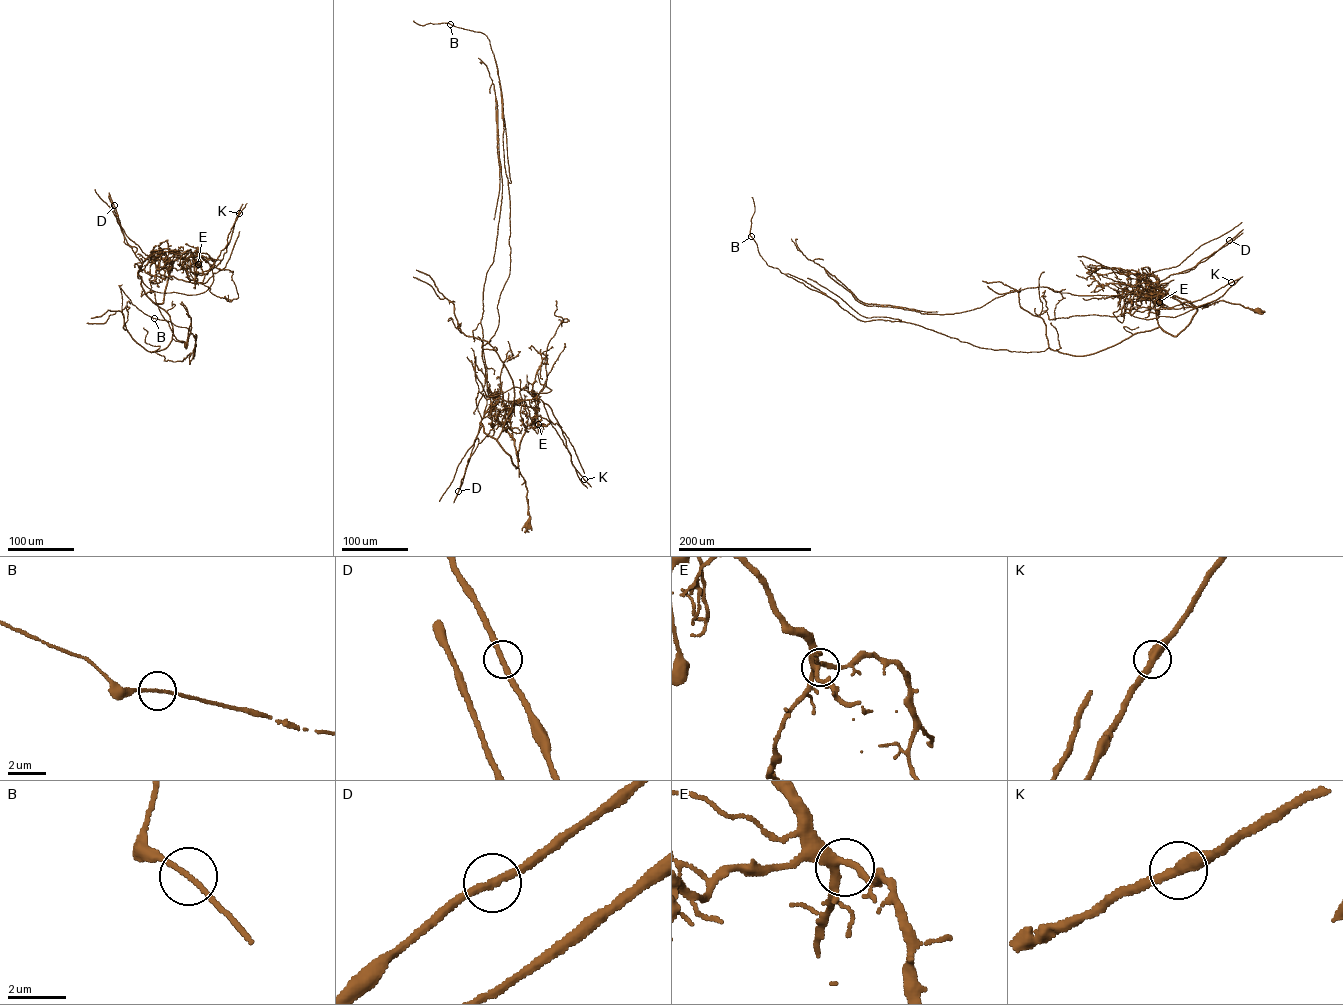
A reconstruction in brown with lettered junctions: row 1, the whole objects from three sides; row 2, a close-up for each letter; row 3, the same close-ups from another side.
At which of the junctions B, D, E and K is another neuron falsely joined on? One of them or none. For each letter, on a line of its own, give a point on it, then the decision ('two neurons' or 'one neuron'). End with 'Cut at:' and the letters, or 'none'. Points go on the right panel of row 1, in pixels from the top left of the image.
B: place (751, 236); one neuron
D: place (1229, 240); one neuron
E: place (1159, 302); one neuron
K: place (1231, 282); one neuron
Cut at: none

